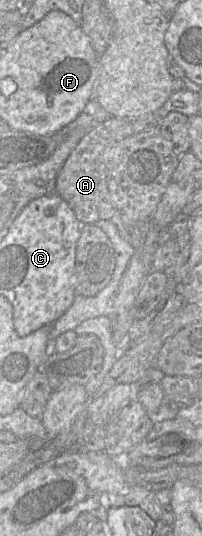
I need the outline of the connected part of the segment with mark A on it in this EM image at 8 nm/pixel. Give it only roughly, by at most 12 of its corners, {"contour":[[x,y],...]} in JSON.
{"contour":[[157,114],[111,117],[86,134],[56,193],[82,225],[117,209],[106,181],[113,149],[159,127]]}

